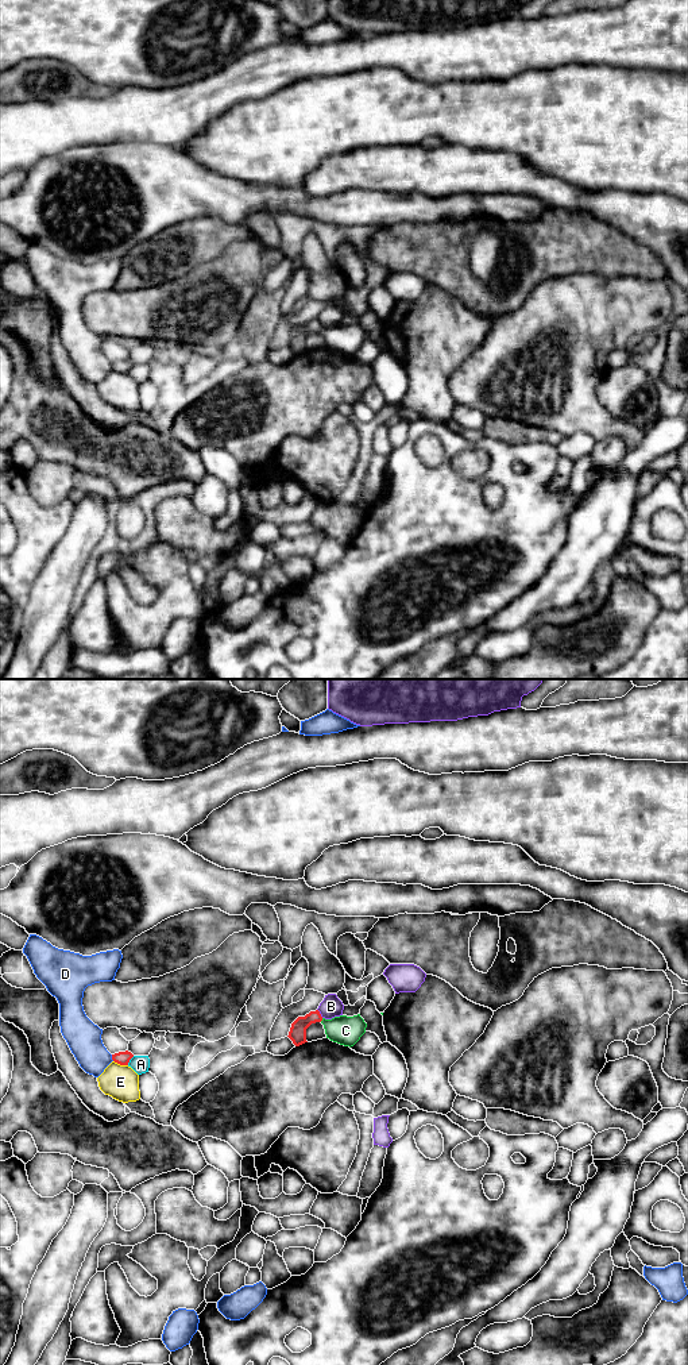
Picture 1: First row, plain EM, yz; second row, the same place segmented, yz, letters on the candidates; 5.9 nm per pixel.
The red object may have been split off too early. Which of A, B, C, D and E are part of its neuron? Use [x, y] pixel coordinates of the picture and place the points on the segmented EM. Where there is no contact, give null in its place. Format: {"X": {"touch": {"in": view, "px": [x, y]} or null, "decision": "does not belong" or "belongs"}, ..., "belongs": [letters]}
{"A": {"touch": {"in": "yz", "px": [130, 1059]}, "decision": "does not belong"}, "B": {"touch": {"in": "yz", "px": [319, 1013]}, "decision": "does not belong"}, "C": {"touch": {"in": "yz", "px": [321, 1020]}, "decision": "belongs"}, "D": {"touch": {"in": "yz", "px": [112, 1057]}, "decision": "does not belong"}, "E": {"touch": {"in": "yz", "px": [120, 1064]}, "decision": "does not belong"}, "belongs": ["C"]}

